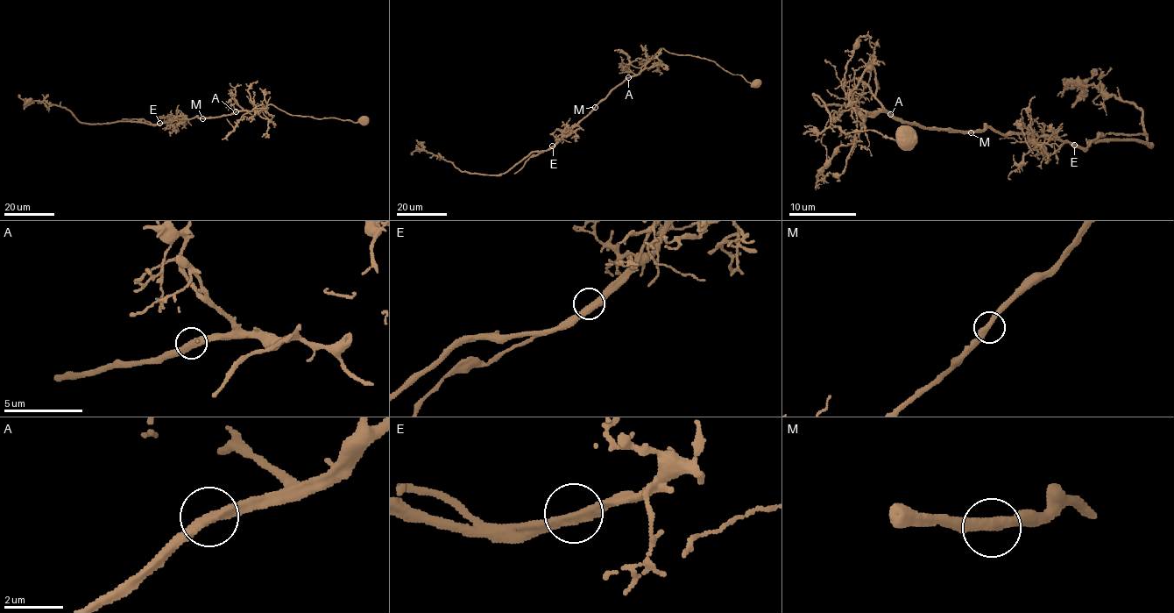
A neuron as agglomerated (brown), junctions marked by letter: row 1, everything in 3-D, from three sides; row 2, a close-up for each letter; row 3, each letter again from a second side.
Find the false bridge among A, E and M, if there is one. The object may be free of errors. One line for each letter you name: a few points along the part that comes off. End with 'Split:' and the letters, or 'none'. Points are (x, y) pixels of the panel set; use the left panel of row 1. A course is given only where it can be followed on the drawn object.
E: foreign part runs (160, 123), (122, 119)
Split: E

